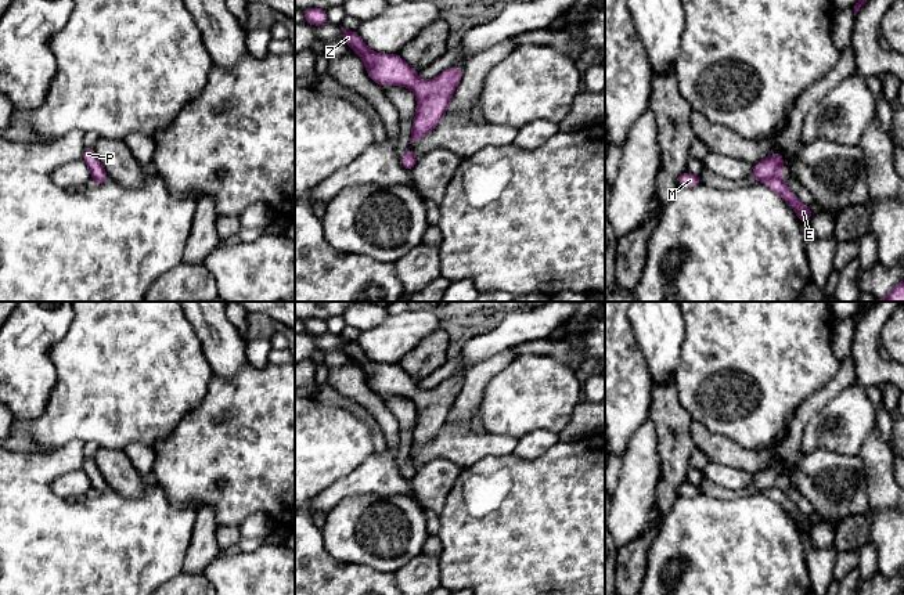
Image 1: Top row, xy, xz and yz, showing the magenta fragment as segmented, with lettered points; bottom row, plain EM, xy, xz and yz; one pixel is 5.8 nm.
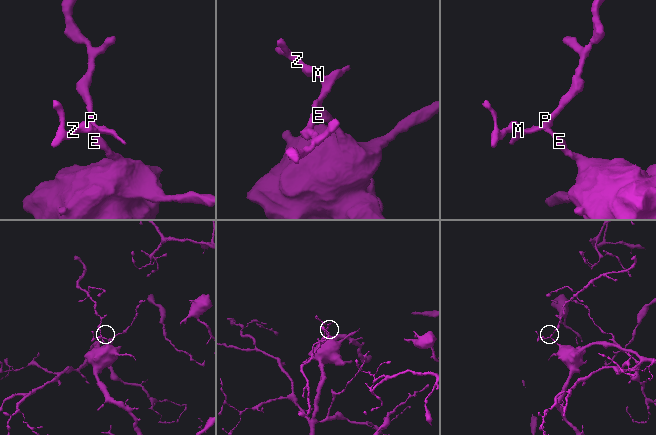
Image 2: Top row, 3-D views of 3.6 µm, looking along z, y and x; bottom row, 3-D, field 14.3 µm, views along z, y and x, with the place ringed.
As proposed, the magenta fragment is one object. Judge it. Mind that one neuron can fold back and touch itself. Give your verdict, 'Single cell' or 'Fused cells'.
Fused cells

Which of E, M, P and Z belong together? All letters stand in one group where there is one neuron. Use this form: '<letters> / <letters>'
E / M P Z

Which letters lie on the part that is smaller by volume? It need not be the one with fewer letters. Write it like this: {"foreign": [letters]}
{"foreign": ["M", "P", "Z"]}

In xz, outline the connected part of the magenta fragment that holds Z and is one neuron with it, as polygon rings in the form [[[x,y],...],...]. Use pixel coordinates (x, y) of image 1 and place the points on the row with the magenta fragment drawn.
[[[343,29],[342,42],[361,57],[368,76],[377,84],[404,86],[417,95],[417,113],[413,120],[410,143],[421,140],[440,122],[461,77],[461,68],[447,68],[432,80],[421,80],[417,71],[397,54],[371,51],[357,32]]]

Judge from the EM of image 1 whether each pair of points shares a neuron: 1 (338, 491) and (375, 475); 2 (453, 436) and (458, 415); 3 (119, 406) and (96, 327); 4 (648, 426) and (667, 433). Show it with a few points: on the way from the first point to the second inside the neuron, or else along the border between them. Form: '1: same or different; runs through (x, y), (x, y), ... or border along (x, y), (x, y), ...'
1: same; runs through (348, 486), (366, 479)
2: different; border along (446, 421), (469, 426)
3: same; runs through (119, 386), (119, 350), (115, 346)
4: different; border along (649, 417), (655, 429), (656, 453), (661, 461)

